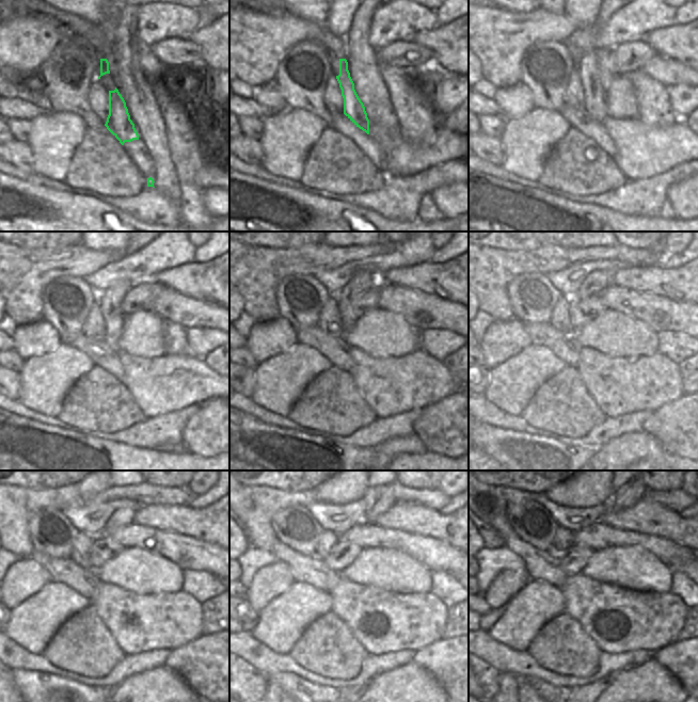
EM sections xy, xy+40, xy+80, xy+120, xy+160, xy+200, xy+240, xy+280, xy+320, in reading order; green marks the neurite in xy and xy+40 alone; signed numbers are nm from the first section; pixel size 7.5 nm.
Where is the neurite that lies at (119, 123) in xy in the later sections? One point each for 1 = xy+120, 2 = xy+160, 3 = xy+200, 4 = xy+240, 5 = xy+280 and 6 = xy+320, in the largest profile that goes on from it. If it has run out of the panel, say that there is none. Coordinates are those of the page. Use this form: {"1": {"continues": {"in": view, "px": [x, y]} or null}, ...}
{"1": {"continues": {"in": "xy+120", "px": [109, 300]}}, "2": {"continues": {"in": "xy+160", "px": [358, 285]}}, "3": {"continues": {"in": "xy+200", "px": [597, 282]}}, "4": {"continues": {"in": "xy+240", "px": [123, 516]}}, "5": {"continues": {"in": "xy+280", "px": [379, 499]}}, "6": {"continues": {"in": "xy+320", "px": [630, 493]}}}

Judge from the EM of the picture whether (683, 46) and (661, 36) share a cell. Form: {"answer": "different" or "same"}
{"answer": "same"}

